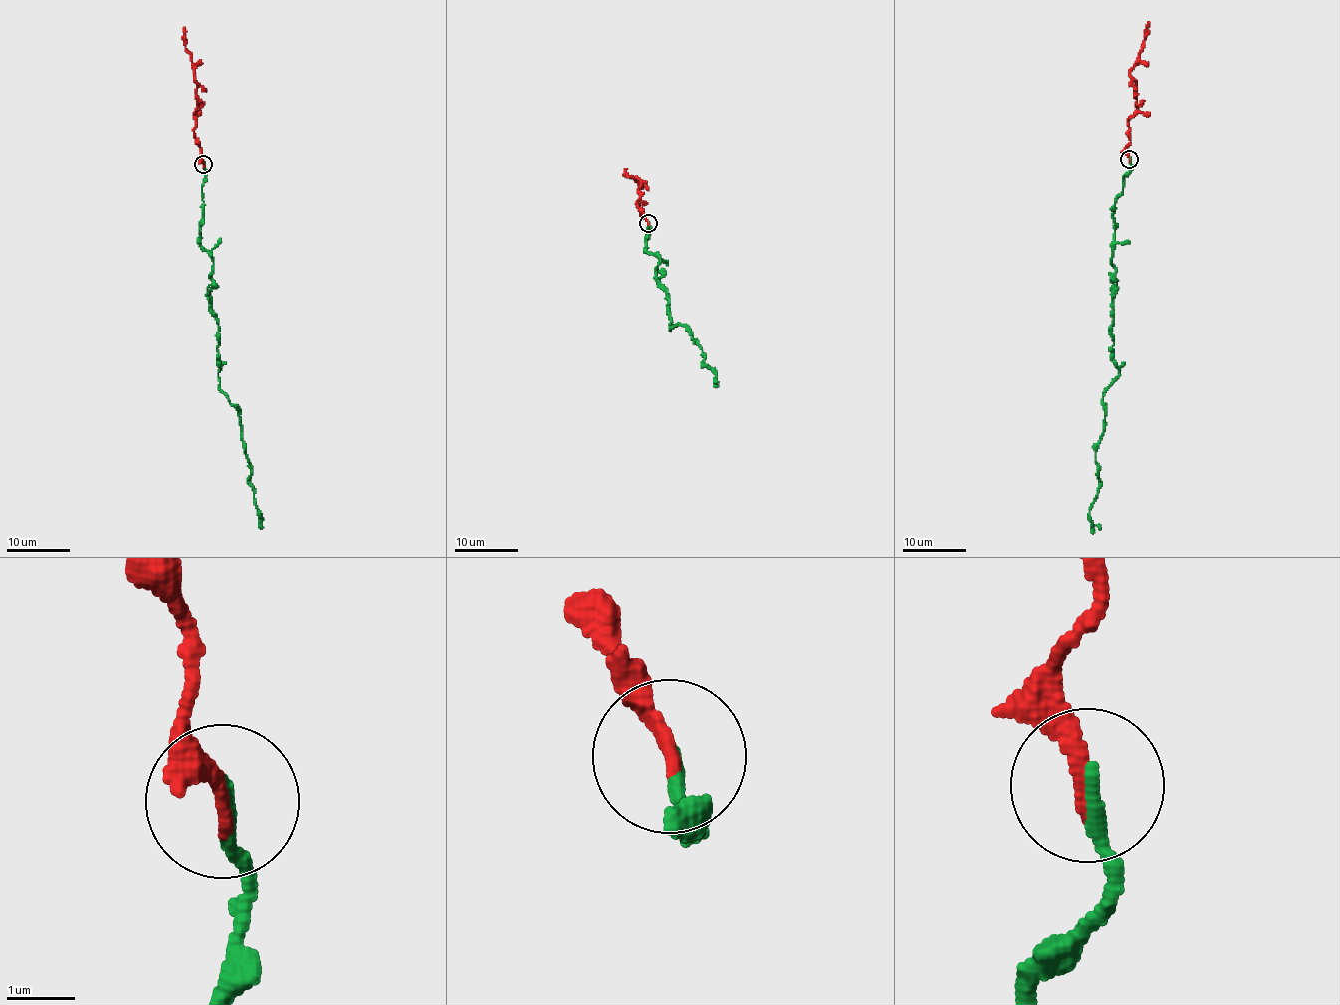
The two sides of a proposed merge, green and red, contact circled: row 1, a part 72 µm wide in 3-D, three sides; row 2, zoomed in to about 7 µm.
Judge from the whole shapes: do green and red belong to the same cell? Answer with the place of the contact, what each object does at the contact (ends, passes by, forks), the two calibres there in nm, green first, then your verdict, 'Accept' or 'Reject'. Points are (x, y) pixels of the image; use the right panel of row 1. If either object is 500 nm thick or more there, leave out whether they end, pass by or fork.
Place: (1129, 159). At the ring green ends. At the ring red ends. Thickness 220 nm (green) against 220 nm. Accept

